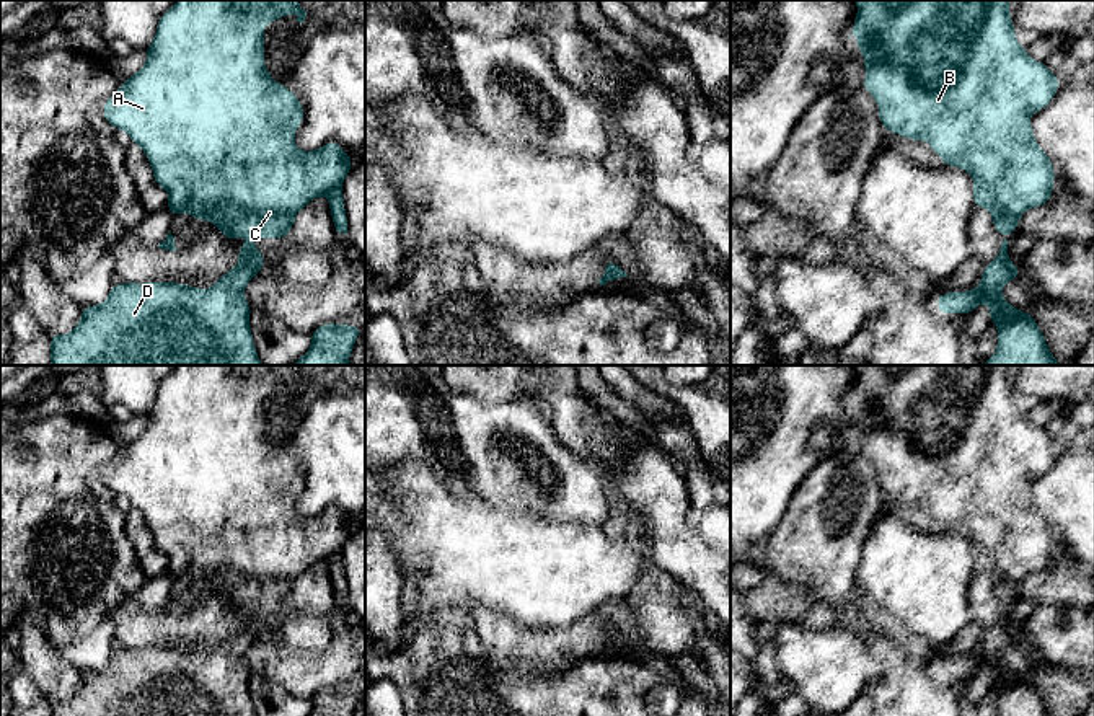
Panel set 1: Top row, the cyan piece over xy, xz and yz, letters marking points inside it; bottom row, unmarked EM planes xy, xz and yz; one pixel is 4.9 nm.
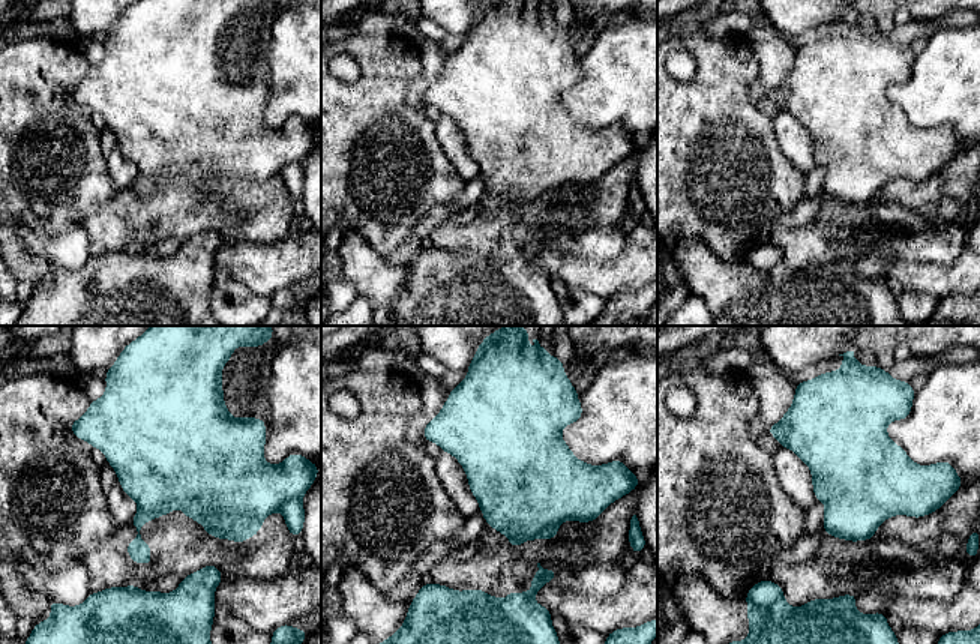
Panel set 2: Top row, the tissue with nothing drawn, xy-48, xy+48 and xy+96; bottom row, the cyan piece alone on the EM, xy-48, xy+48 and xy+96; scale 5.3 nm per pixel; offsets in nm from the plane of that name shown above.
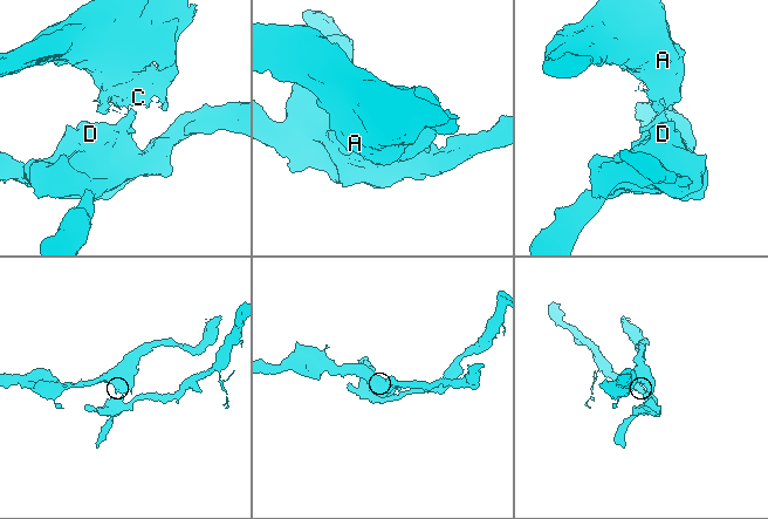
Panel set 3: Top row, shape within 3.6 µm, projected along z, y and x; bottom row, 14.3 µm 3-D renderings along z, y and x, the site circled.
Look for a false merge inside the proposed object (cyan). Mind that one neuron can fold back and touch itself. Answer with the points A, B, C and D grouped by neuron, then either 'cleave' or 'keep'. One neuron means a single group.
groups A B C / D; cleave

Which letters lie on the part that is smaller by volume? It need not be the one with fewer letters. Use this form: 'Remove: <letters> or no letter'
Remove: D

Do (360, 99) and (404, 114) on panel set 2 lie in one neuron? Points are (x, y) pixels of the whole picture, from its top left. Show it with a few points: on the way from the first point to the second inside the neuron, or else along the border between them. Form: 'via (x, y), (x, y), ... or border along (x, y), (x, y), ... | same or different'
via (371, 110), (375, 114), (393, 114) | same

